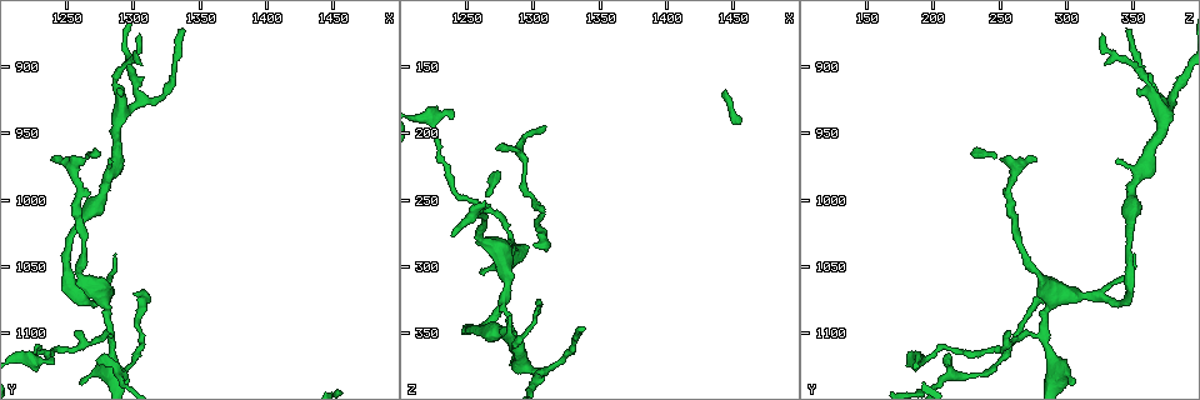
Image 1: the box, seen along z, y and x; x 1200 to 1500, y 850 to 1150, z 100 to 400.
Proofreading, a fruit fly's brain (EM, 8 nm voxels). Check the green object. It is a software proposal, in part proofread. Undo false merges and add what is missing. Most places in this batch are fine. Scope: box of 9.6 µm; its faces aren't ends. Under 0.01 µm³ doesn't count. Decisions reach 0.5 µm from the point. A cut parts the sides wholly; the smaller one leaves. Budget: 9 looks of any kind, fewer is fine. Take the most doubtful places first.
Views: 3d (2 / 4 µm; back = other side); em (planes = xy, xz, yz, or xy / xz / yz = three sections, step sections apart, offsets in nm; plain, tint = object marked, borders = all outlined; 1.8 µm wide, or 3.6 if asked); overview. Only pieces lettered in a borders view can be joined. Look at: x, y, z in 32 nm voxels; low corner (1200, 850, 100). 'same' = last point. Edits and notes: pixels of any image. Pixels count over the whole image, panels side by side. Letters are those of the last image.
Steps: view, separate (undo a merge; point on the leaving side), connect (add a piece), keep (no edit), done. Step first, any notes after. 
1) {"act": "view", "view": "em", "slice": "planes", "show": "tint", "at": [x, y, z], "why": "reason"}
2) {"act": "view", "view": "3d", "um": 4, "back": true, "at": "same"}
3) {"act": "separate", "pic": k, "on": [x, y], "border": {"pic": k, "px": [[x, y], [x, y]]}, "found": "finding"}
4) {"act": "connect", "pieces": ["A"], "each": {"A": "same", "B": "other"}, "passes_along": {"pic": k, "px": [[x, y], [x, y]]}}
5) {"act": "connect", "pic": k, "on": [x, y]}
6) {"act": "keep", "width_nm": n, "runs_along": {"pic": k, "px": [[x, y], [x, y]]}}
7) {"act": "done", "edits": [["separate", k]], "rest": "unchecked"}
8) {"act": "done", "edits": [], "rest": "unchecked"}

{"act": "view", "view": "3d", "um": 4, "at": [1274, 1118, 212], "why": "free end"}

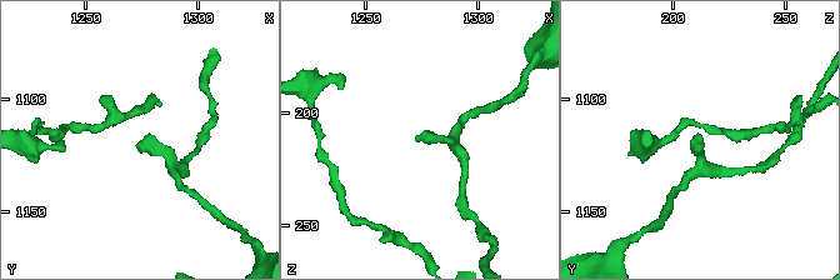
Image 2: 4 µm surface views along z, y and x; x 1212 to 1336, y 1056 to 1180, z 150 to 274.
{"act": "view", "view": "em", "slice": "planes", "show": "tint", "at": [1274, 1119, 213]}

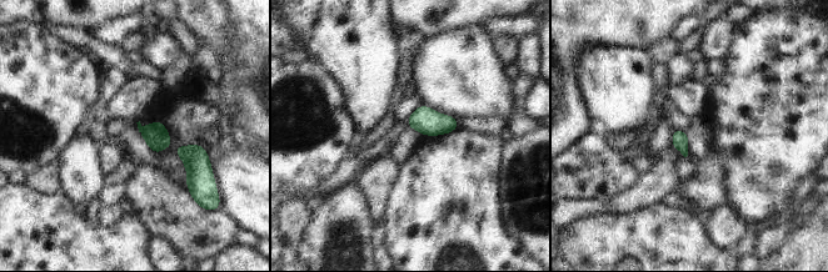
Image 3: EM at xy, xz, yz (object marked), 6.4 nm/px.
{"act": "view", "view": "em", "slice": "planes", "show": "borders", "at": "same", "why": "see the neighbours"}

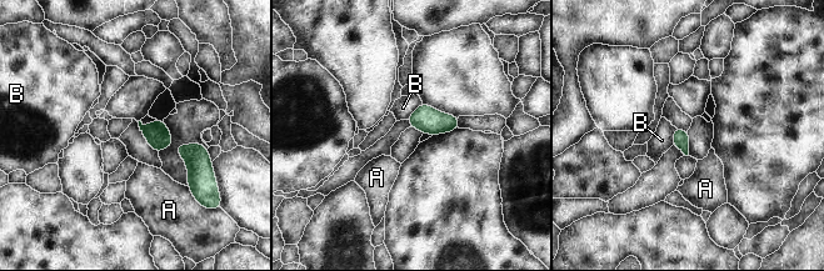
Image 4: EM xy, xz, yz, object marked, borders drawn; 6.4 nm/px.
{"act": "keep", "width_nm": 110, "each": {"A": "other", "B": "other"}, "found": "no lettered piece goes on from it"}

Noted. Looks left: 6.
{"act": "view", "view": "em", "slice": "planes", "show": "borders", "at": [1286, 1040, 352], "why": "tapers out"}

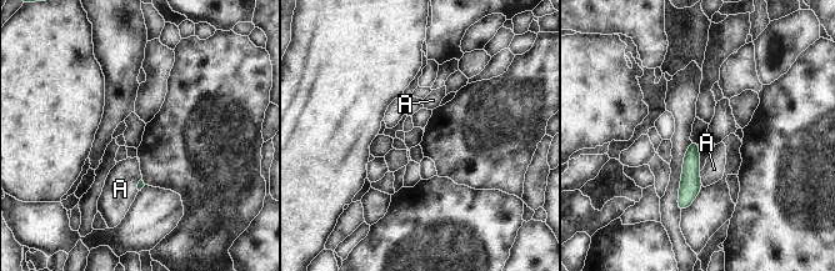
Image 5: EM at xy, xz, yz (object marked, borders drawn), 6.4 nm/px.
{"act": "keep", "longest_contact_nm": ["A", 110], "each": {"A": "other"}, "found": "no lettered piece goes on from it"}

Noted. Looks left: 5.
{"act": "view", "view": "em", "um": 3.6, "slice": "planes", "show": "borders", "at": [1238, 970, 276], "why": "long arm stops here"}

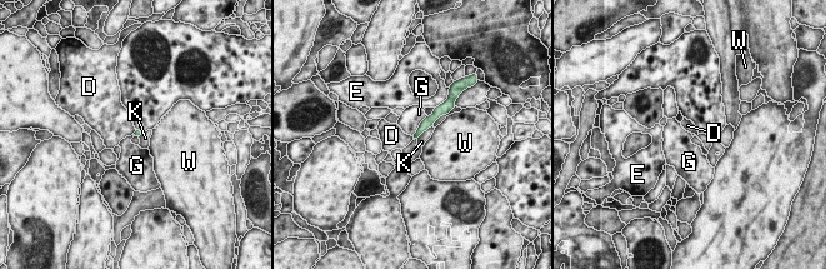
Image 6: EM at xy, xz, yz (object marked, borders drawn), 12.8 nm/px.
{"act": "keep", "longest_contact_nm": ["G", 340], "each": {"D": "other", "E": "other", "G": "other", "K": "other", "W": "other"}, "runs_along": {"pic": 6, "px": [[440, 111], [415, 137]]}, "found": "no lettered piece goes on from it"}

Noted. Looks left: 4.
{"act": "view", "view": "3d", "um": 2, "at": [1336, 872, 348], "why": "tapers out"}

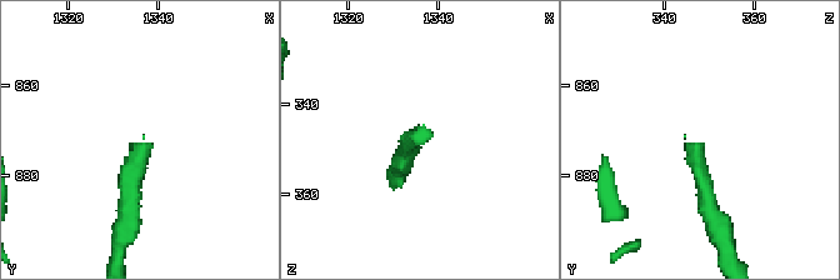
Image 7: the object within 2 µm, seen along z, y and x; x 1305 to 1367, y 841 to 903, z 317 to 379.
{"act": "view", "view": "em", "slice": "planes", "show": "tint", "at": [1334, 873, 349], "why": "now the EM"}

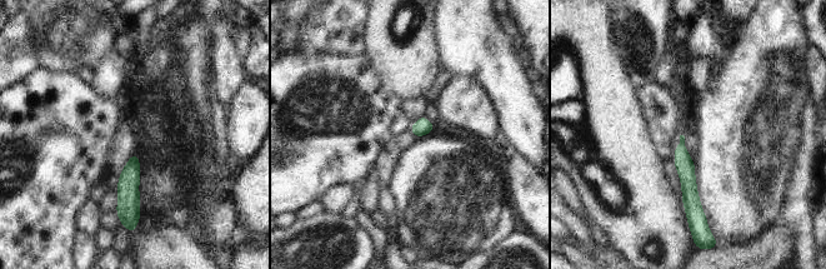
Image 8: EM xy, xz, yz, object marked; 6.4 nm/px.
{"act": "view", "view": "em", "slice": "planes", "show": "borders", "at": "same", "why": "see the neighbours"}

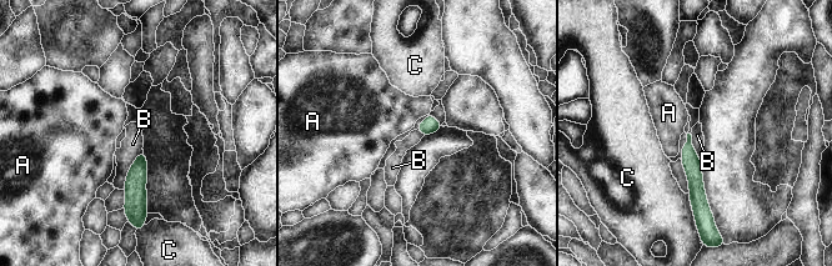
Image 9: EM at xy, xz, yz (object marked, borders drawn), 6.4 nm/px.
{"act": "keep", "each": {"A": "other", "B": "other", "C": "other"}, "runs_along": {"pic": 9, "px": [[688, 144], [697, 197], [703, 211]]}, "found": "none of them fits"}

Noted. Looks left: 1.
{"act": "done", "edits": [], "rest": "unchecked"}

